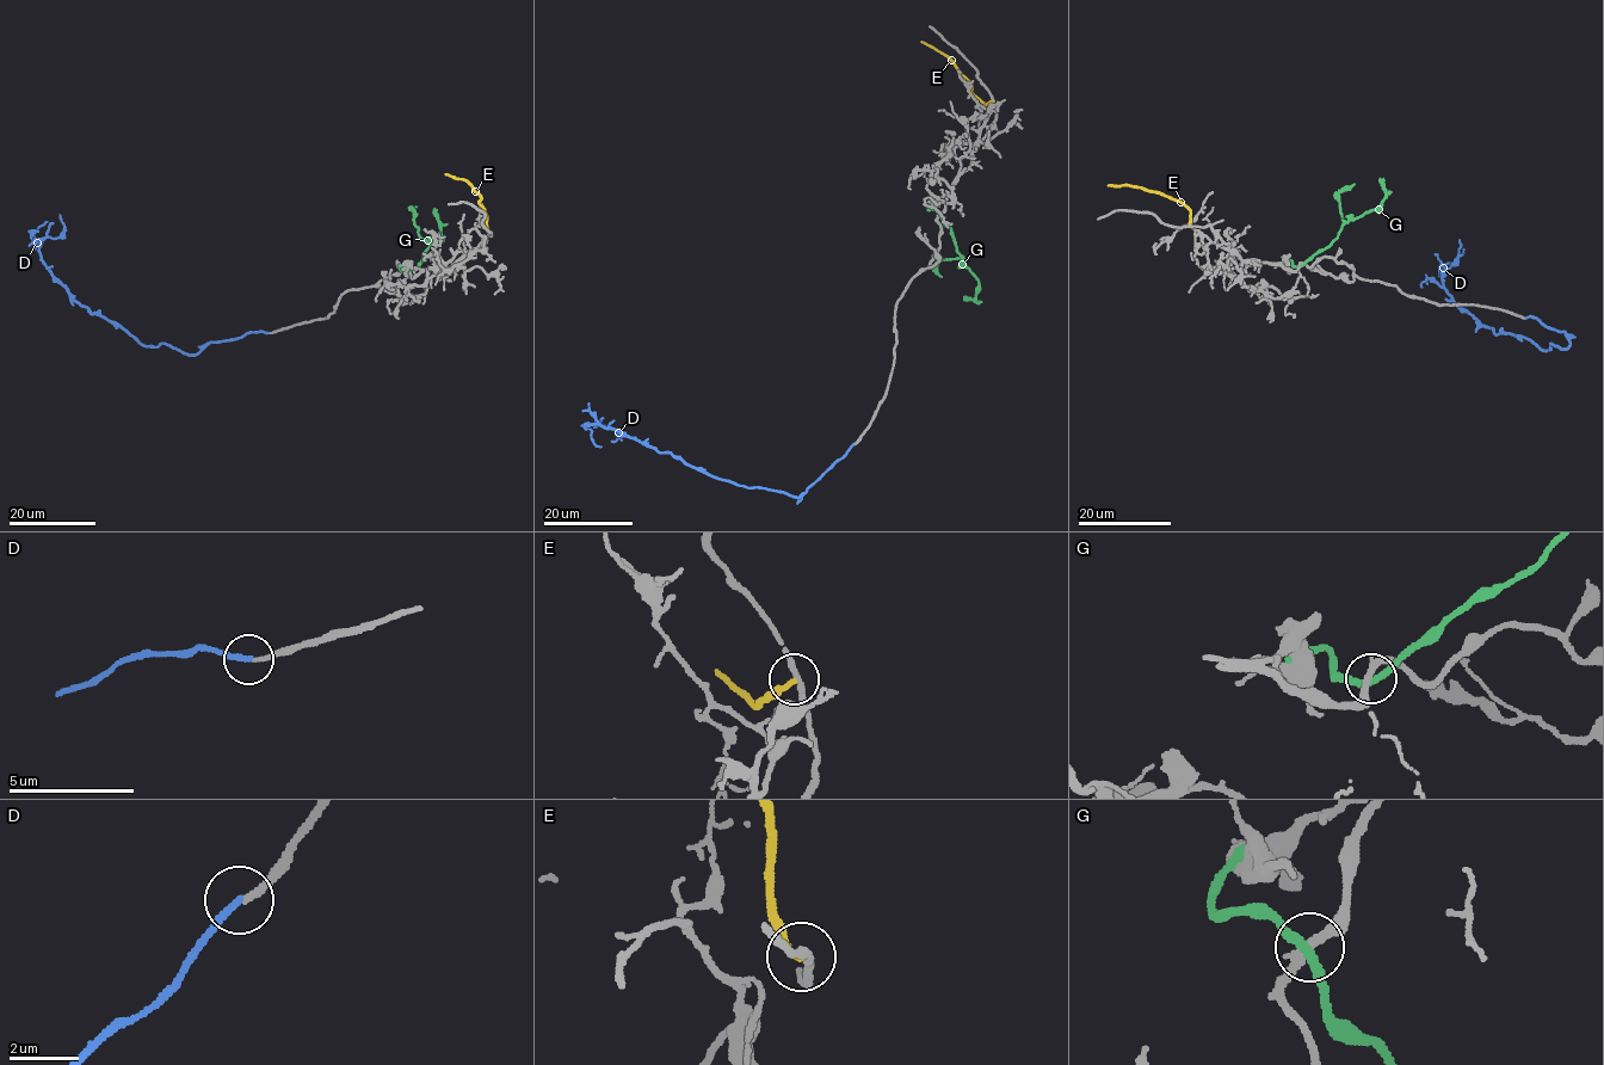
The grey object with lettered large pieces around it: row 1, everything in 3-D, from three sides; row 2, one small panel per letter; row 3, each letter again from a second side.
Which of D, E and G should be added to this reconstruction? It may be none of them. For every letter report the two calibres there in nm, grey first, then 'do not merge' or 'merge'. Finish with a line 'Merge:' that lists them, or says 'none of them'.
D: 180 nm thick on the grey side, 240 nm on the other; merge
E: 220 nm thick on the grey side, 200 nm on the other; do not merge
G: 280 nm thick on the grey side, 280 nm on the other; do not merge
Merge: D

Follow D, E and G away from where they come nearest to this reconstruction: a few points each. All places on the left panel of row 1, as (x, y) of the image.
D: (269, 332), (210, 343), (193, 355), (142, 345), (75, 302), (41, 258), (37, 246), (62, 234), (60, 214)
E: (491, 232), (481, 197), (472, 185), (445, 173)
G: (409, 272), (432, 241), (443, 238), (435, 208)

